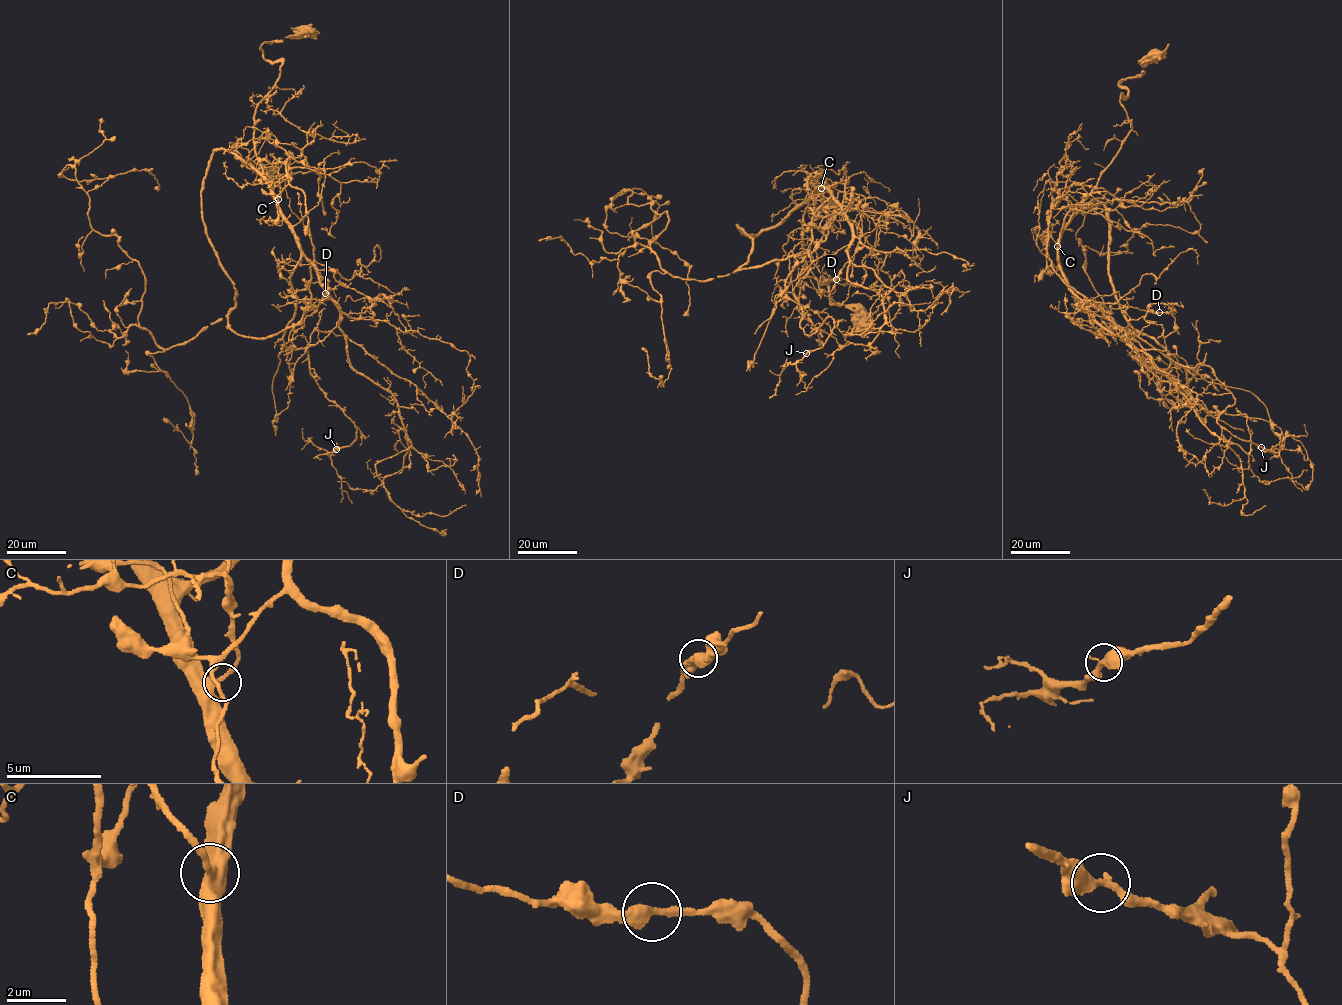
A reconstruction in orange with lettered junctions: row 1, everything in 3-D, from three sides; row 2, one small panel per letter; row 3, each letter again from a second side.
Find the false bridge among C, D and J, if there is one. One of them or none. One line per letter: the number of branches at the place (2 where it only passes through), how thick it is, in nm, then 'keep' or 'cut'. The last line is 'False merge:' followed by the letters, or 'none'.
C: 2 branches meet; 360 nm thick; keep
D: 2 branches meet; 400 nm thick; keep
J: 2 branches meet; 360 nm thick; keep
False merge: none

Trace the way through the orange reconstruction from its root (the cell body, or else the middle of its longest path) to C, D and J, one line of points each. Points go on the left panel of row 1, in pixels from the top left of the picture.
C: (304, 31), (260, 46), (266, 59), (282, 63), (277, 82), (256, 107), (253, 138), (263, 175), (278, 199)
D: (304, 31), (260, 46), (282, 65), (256, 107), (253, 139), (278, 212), (311, 263), (302, 328), (325, 293)
J: (304, 31), (260, 46), (282, 65), (253, 139), (300, 250), (284, 343), (356, 427), (336, 449)

